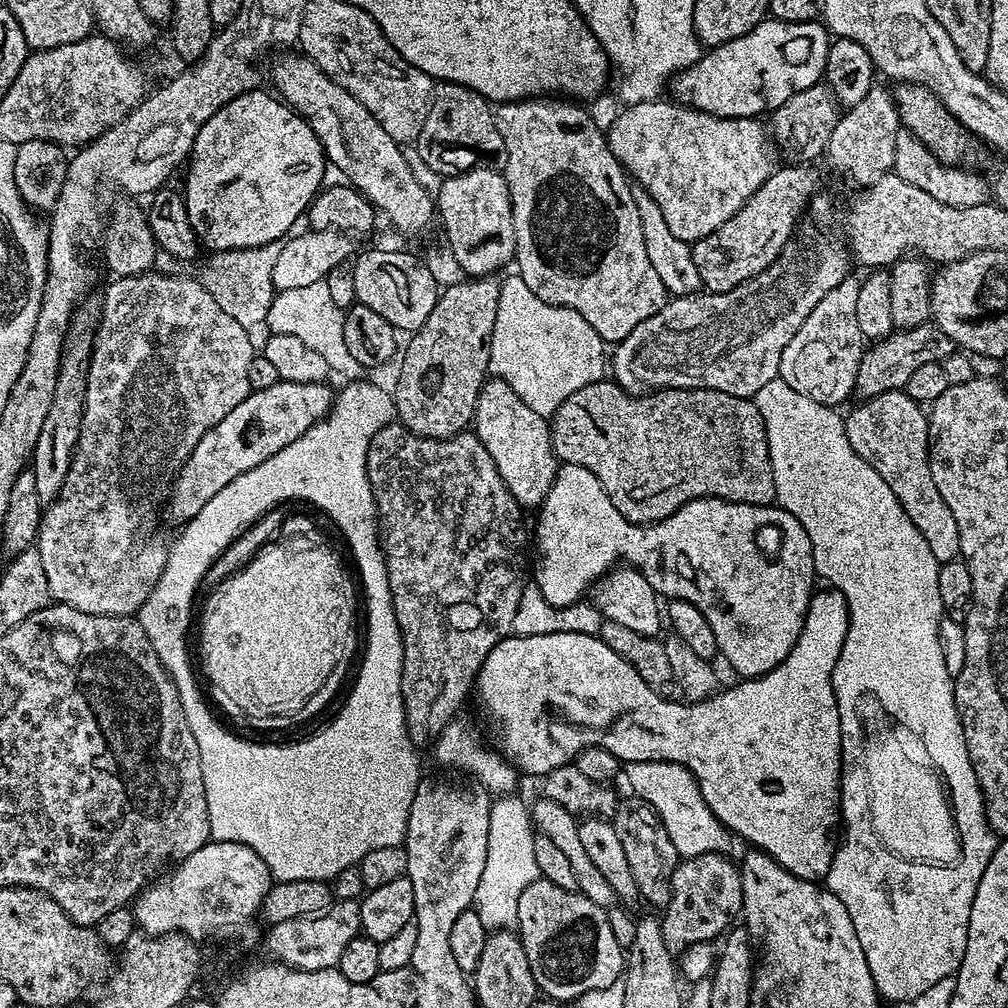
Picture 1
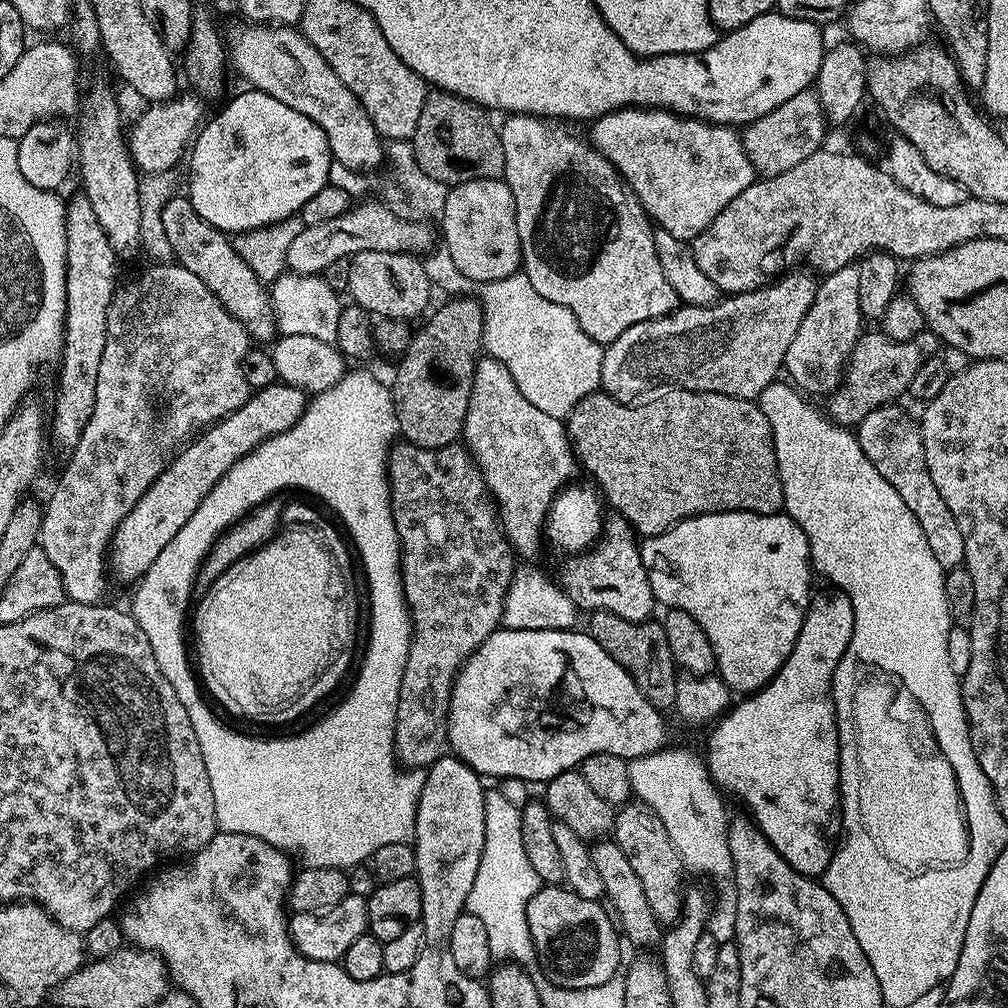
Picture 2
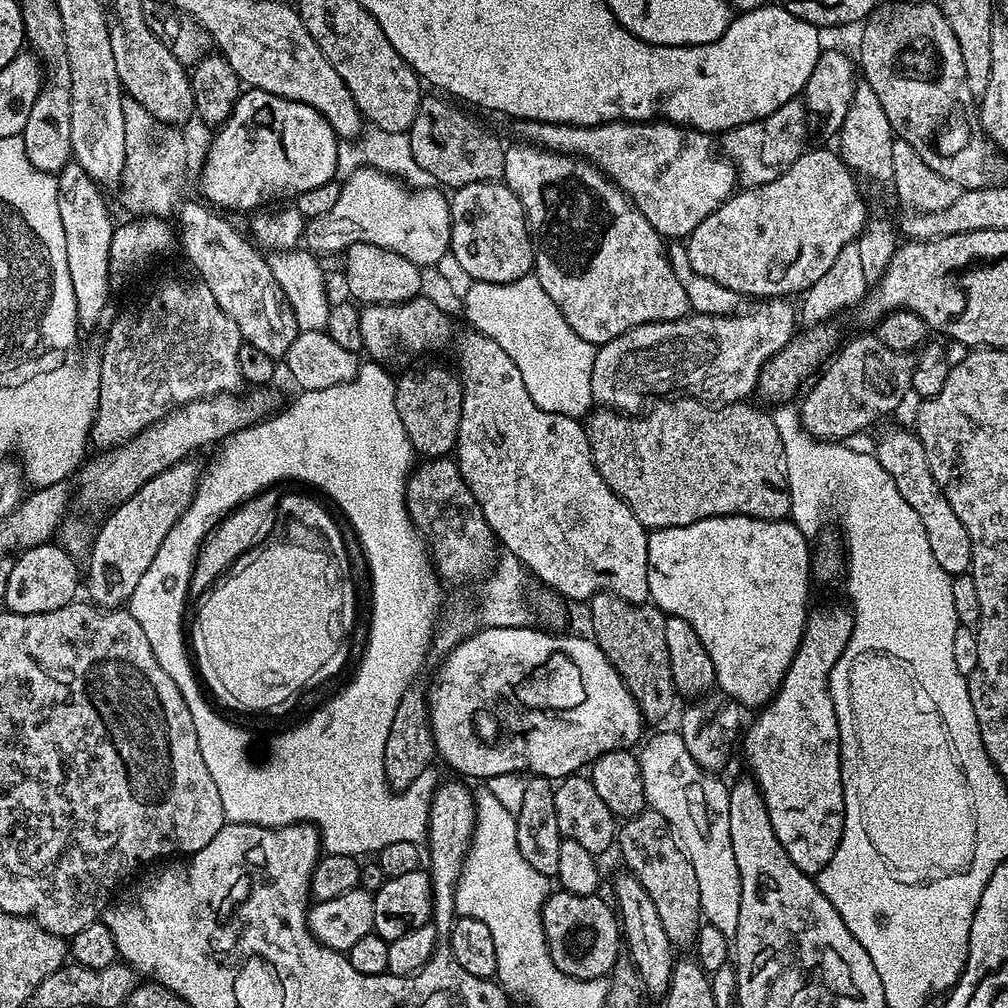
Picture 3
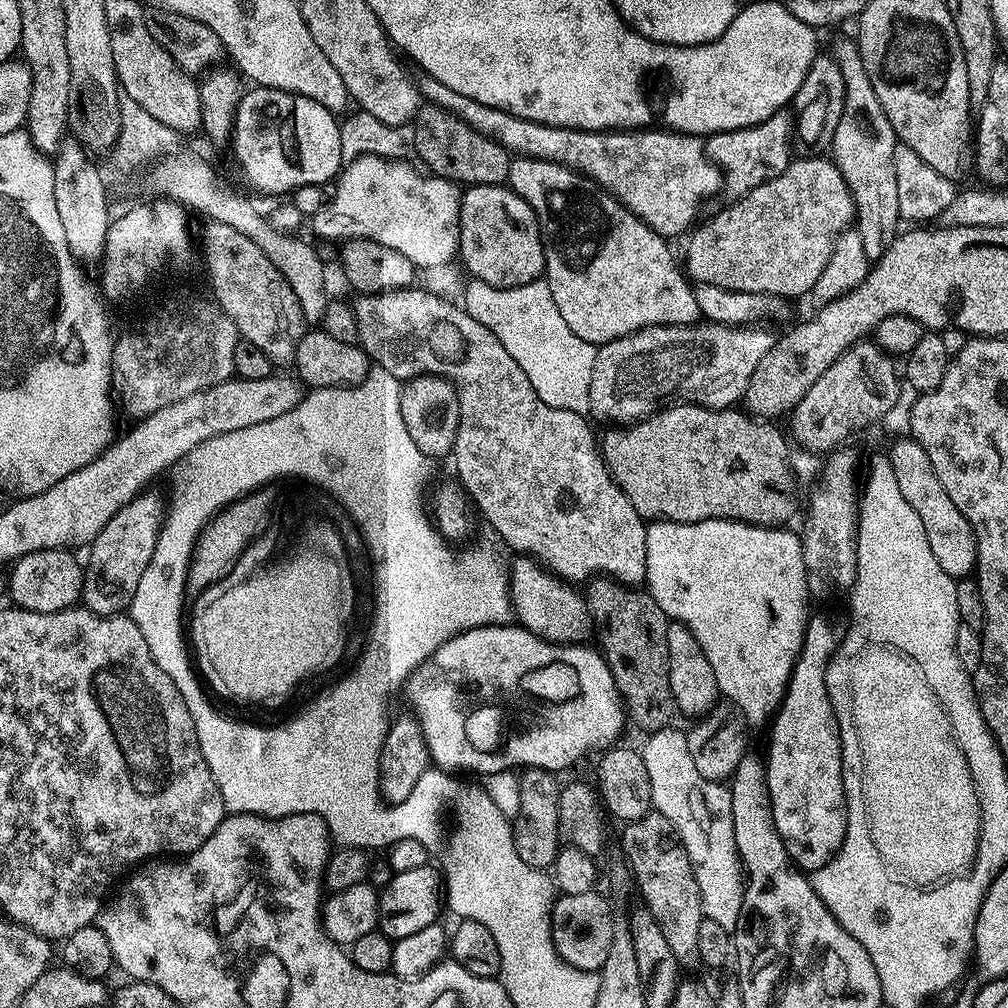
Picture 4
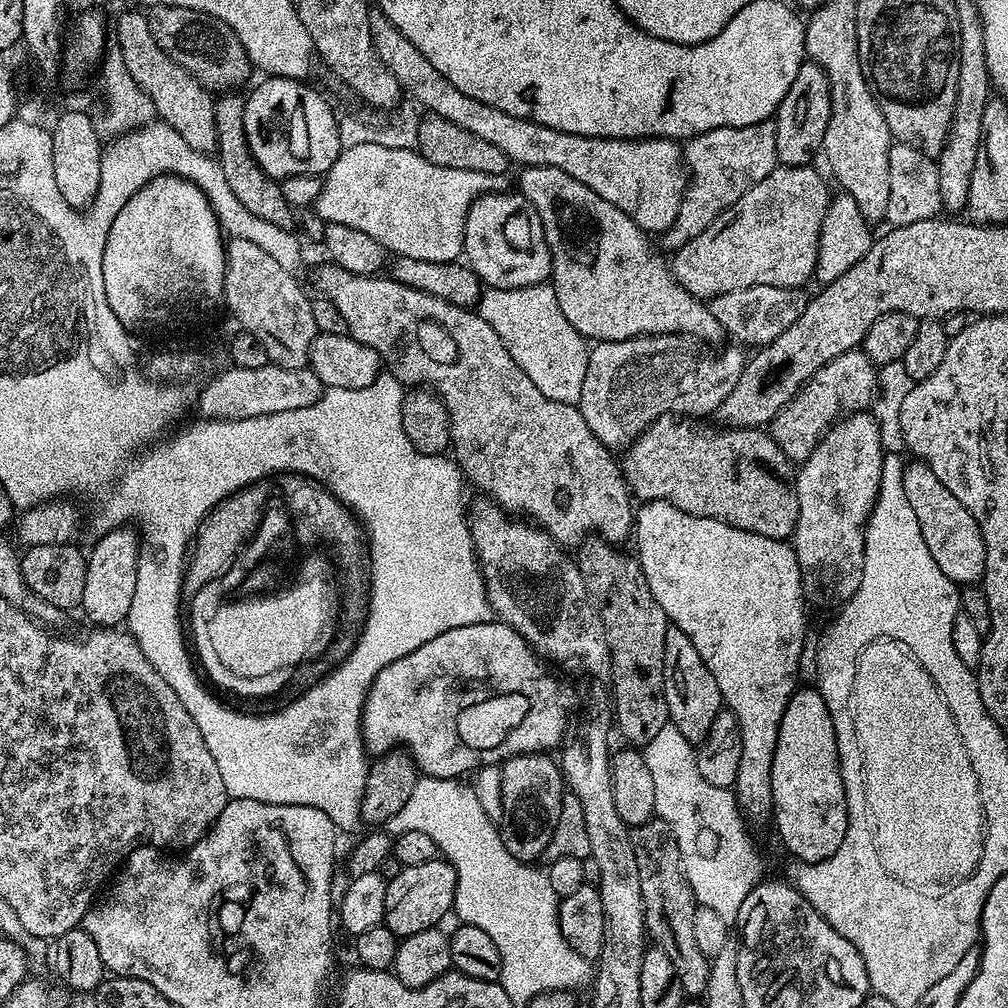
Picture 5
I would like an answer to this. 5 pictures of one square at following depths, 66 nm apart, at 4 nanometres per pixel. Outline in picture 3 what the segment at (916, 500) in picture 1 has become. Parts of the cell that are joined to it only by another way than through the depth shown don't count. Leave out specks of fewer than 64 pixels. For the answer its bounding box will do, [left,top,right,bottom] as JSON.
[874,428,972,576]

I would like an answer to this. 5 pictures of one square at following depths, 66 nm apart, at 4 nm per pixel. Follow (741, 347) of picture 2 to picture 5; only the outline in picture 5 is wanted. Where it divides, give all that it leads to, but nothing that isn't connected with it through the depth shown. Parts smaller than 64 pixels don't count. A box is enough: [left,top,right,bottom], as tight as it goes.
[578,335,746,450]

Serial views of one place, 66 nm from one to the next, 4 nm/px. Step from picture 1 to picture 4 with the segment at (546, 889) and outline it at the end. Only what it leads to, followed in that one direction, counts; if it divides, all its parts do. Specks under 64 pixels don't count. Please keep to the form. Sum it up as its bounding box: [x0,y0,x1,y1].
[550,891,614,972]

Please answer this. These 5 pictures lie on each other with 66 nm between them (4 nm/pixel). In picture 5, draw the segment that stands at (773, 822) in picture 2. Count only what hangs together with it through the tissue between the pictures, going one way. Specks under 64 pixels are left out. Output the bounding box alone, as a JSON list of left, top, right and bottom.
[772,687,848,864]

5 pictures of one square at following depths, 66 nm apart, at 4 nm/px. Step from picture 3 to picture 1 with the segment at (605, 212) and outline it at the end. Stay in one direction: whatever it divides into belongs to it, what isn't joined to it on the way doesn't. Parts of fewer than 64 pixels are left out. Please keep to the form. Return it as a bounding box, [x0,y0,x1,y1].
[495,98,666,346]

